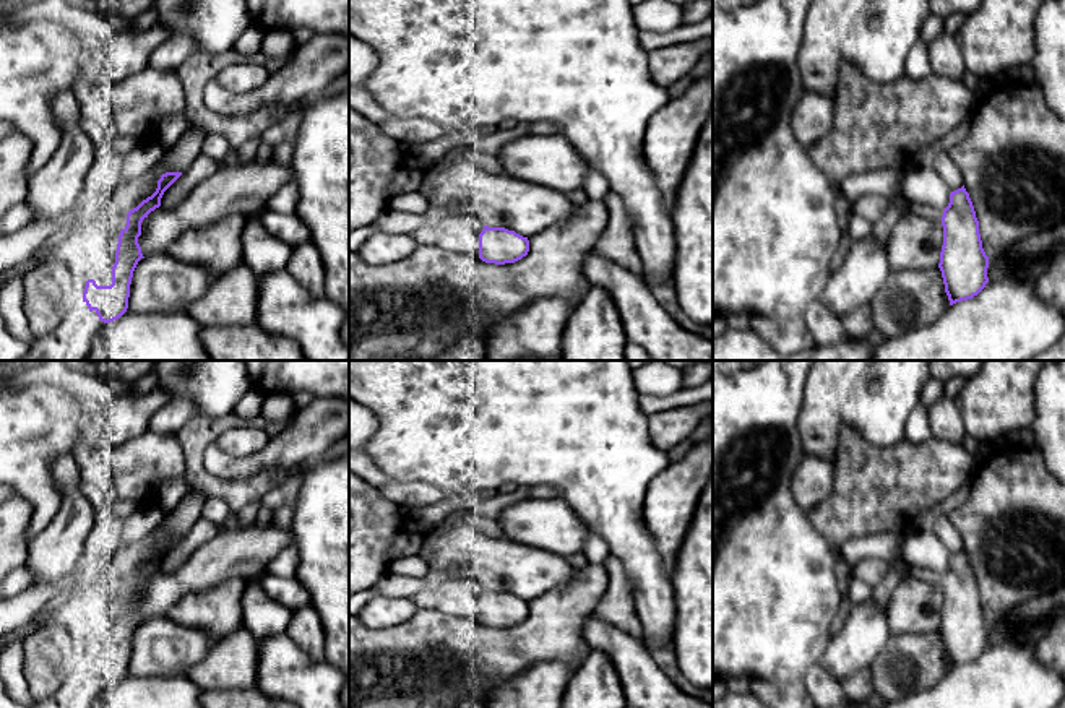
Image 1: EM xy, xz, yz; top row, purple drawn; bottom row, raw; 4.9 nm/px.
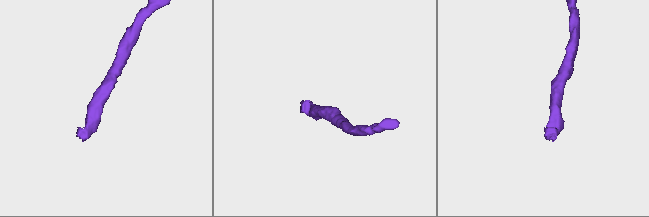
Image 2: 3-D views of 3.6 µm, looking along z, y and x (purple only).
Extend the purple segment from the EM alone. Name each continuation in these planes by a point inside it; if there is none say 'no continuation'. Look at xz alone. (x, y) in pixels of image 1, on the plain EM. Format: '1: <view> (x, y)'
1: xz (458, 598)

